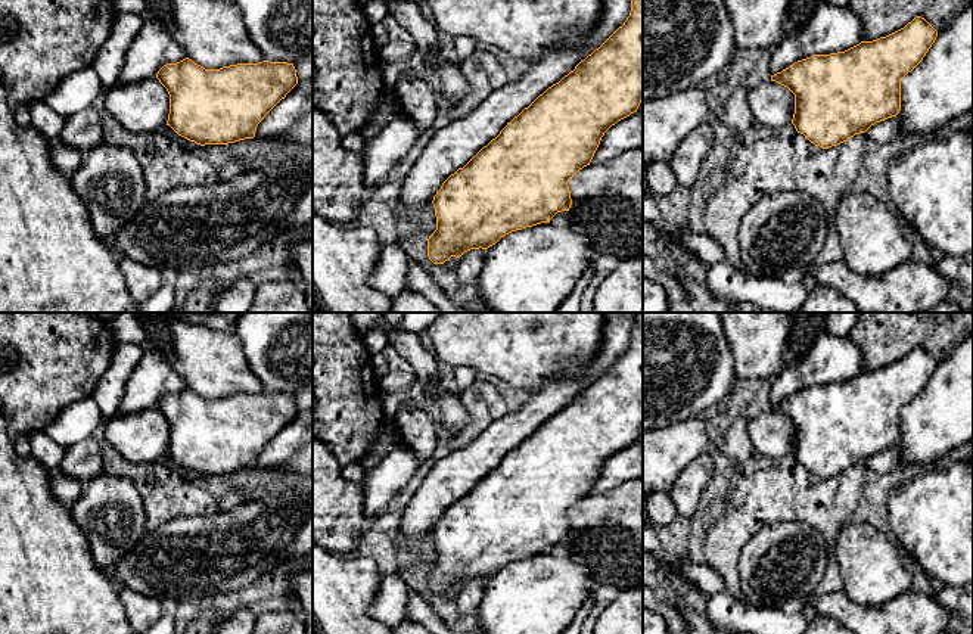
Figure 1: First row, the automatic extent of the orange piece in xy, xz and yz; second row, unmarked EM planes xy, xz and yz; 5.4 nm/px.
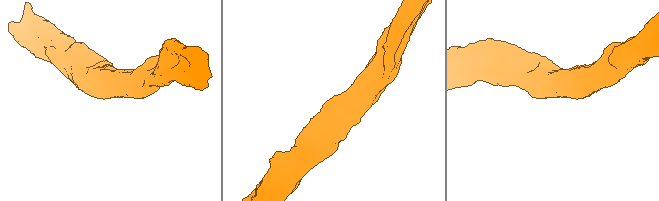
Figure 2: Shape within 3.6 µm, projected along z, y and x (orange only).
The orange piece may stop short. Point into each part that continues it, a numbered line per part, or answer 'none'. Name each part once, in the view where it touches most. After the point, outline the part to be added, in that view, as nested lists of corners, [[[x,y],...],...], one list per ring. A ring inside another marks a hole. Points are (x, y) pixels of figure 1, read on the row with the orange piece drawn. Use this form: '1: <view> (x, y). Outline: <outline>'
1: xz (451, 148). Outline: [[[603,0],[600,16],[581,46],[565,37],[548,47],[516,81],[492,90],[470,114],[433,131],[432,139],[402,181],[398,208],[414,214],[433,201],[442,183],[548,87],[599,49],[631,12],[631,0]]]

